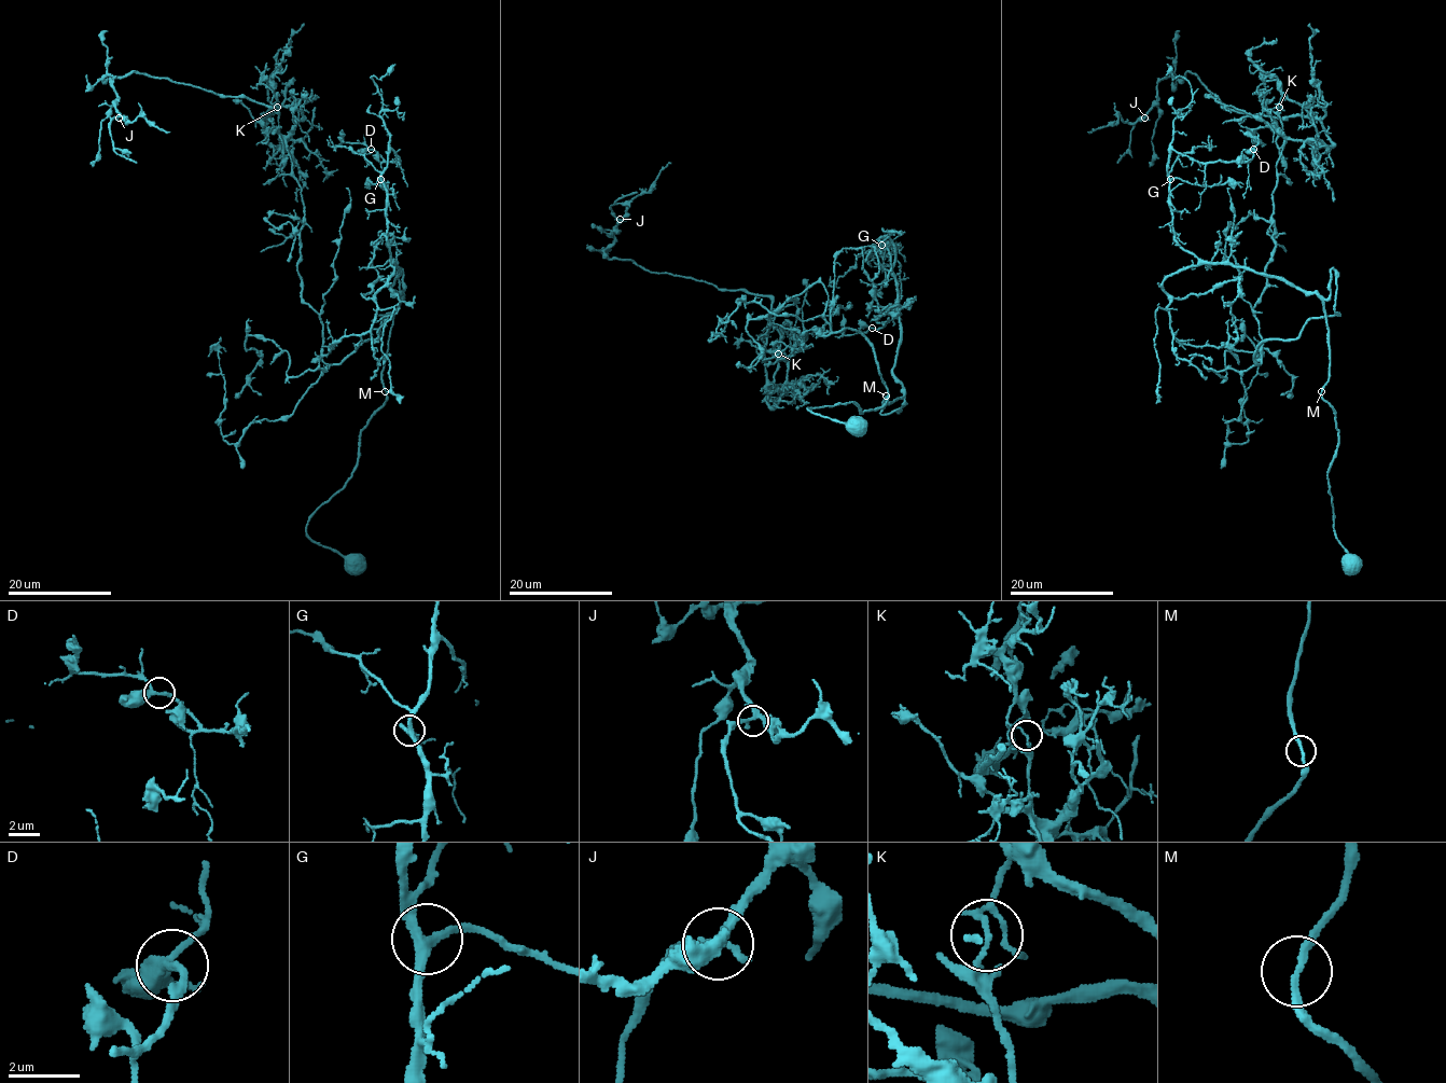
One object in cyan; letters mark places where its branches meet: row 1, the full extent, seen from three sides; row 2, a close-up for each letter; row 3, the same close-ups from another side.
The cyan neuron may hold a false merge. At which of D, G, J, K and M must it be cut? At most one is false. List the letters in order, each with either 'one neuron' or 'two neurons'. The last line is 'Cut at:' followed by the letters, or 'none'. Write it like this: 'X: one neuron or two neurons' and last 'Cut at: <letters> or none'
D: one neuron
G: one neuron
J: one neuron
K: two neurons
M: one neuron
Cut at: K

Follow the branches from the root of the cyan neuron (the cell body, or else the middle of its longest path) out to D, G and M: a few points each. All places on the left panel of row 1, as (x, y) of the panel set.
D: (355, 563), (305, 525), (386, 401), (402, 294), (381, 172), (391, 150), (400, 161), (370, 150)
G: (355, 563), (305, 525), (350, 476), (360, 432), (386, 401), (402, 294), (380, 179)
M: (355, 563), (317, 544), (307, 533), (305, 525), (350, 476), (359, 455), (360, 432), (385, 404), (386, 392)

